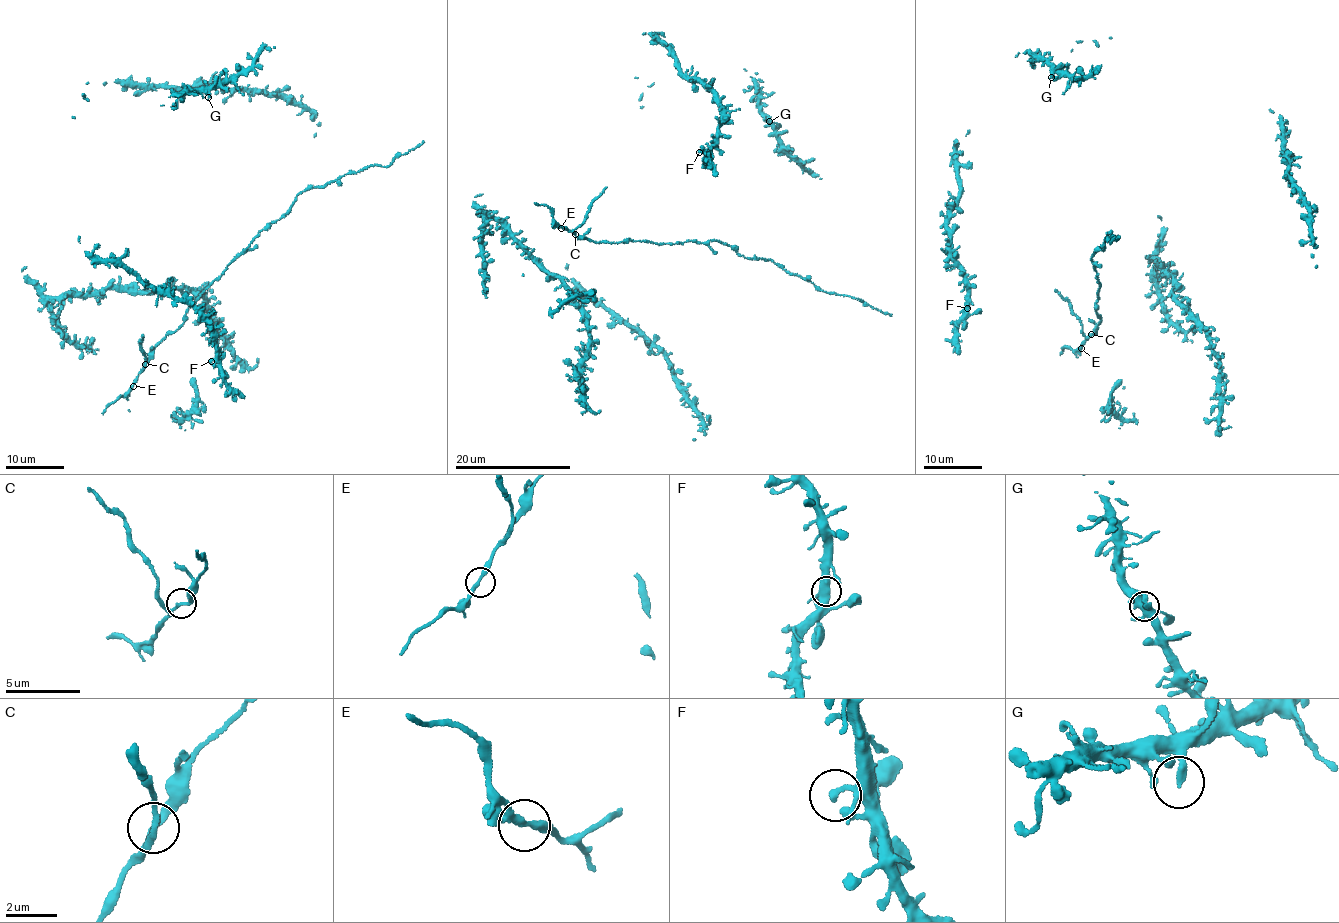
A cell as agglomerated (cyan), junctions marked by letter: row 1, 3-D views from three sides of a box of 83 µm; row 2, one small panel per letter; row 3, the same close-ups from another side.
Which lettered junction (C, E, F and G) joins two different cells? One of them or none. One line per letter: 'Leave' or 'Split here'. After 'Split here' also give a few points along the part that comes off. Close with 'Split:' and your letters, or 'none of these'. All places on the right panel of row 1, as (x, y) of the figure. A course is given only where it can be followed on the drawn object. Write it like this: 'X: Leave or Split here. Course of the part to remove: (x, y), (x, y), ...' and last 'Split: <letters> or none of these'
C: Leave
E: Leave
F: Leave
G: Leave
Split: none of these

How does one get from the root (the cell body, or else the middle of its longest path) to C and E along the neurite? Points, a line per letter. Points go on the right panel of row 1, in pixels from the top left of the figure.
C: (1091, 257), (1101, 286), (1095, 311), (1101, 318), (1091, 334)
E: (1091, 257), (1101, 286), (1095, 310), (1101, 322), (1081, 348)

